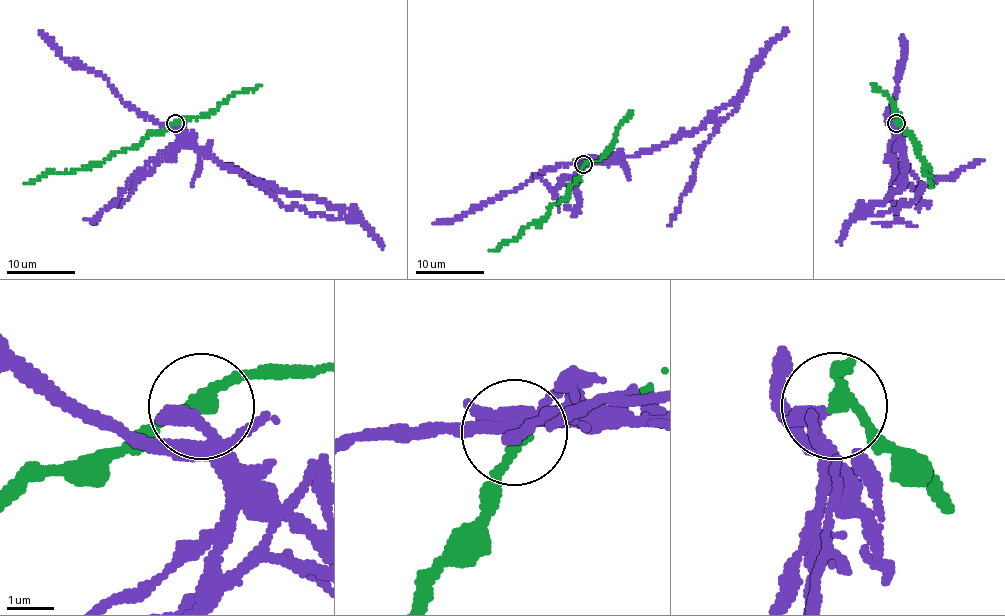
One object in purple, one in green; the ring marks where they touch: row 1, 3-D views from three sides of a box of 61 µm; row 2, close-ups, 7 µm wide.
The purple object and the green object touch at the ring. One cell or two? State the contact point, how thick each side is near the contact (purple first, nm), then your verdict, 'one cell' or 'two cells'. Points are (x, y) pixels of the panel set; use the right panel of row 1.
at (896, 123); 200 nm thick on the purple side, 260 nm on the other; two cells

